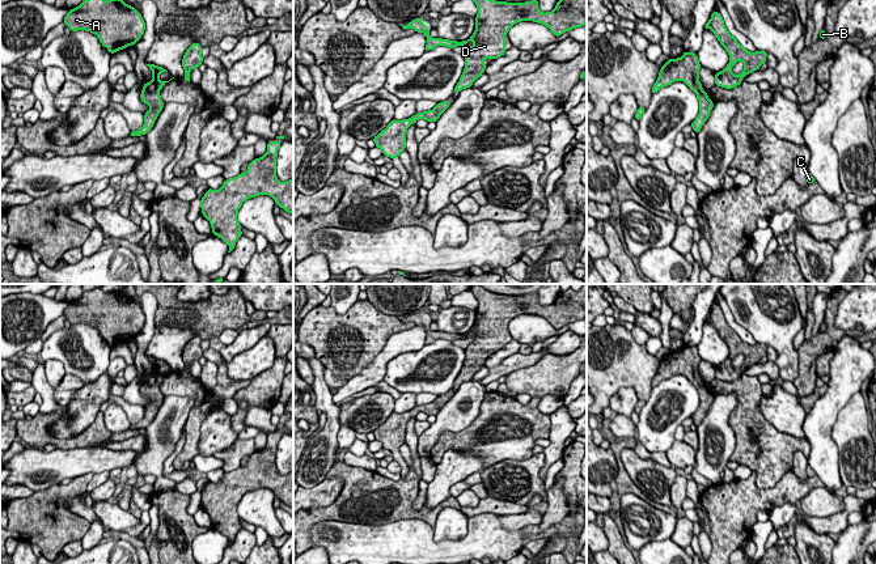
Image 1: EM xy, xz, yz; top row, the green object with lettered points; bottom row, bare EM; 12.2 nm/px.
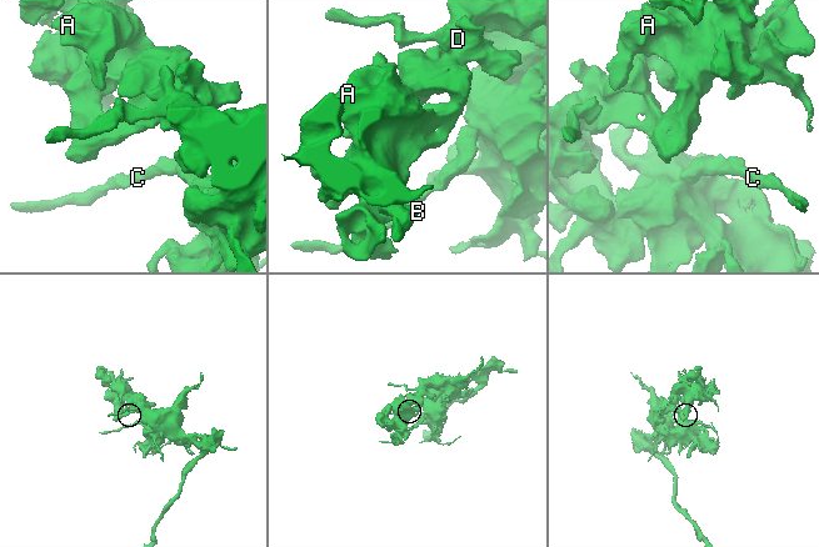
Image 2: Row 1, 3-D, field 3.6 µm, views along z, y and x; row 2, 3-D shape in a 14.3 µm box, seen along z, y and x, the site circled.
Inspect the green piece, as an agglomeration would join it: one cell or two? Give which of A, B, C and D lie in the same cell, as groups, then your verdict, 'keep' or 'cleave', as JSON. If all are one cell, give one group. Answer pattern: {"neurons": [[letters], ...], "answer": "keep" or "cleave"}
{"neurons": [["A", "B", "C", "D"]], "answer": "keep"}

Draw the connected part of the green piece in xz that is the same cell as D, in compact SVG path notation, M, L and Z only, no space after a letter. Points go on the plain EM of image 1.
M473 284L470 291L478 301L475 310L475 323L467 334L457 335L441 331L432 331L429 322L422 315L423 311L415 311L402 322L414 322L427 330L426 344L437 339L454 342L465 339L469 334L473 340L465 349L465 361L454 381L454 386L471 381L473 376L484 366L487 357L484 352L498 352L505 347L505 327L509 322L521 314L533 314L545 318L550 325L559 330L566 325L581 321L587 317L587 284L580 291L560 291L551 305L541 305L538 293L525 296L496 294L486 291L478 284Z

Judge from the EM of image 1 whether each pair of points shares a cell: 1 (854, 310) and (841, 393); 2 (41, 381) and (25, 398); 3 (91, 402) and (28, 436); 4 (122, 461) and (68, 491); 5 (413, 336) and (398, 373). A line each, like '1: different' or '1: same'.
1: different
2: different
3: different
4: different
5: different

